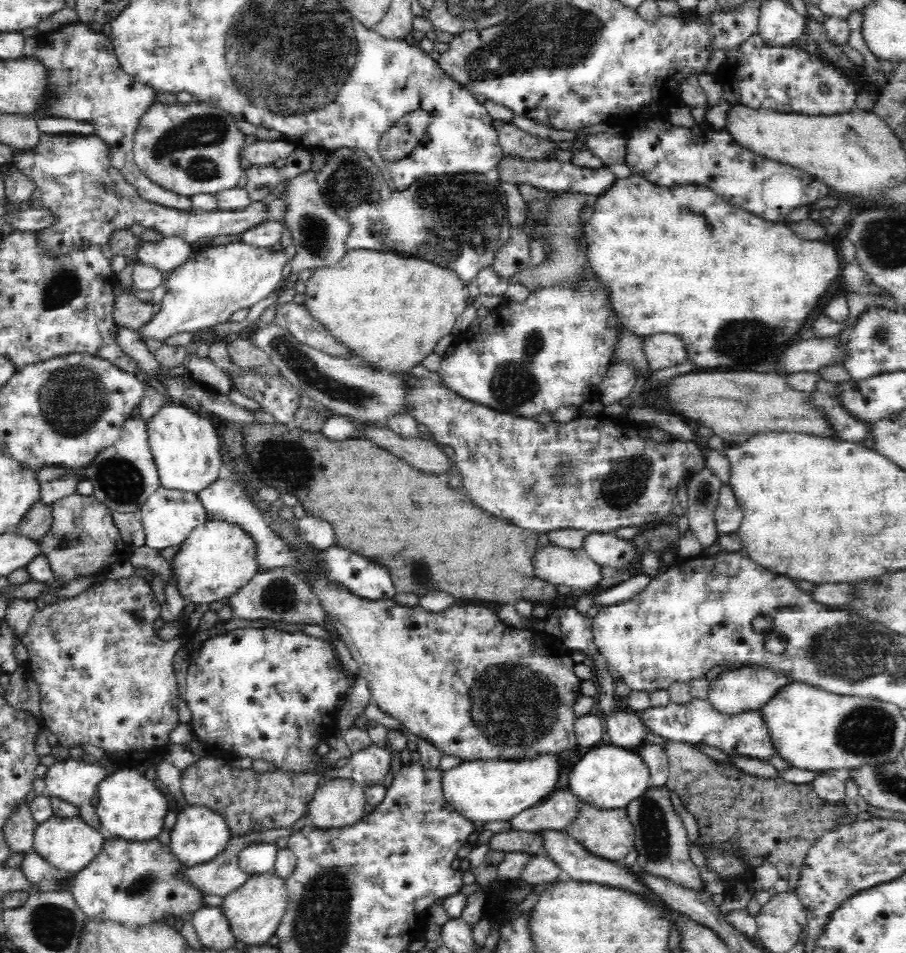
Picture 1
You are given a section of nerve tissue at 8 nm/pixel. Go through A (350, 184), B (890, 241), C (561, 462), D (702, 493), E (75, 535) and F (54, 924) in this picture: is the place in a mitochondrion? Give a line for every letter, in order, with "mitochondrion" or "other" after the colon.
A: mitochondrion
B: mitochondrion
C: mitochondrion
D: mitochondrion
E: mitochondrion
F: mitochondrion

